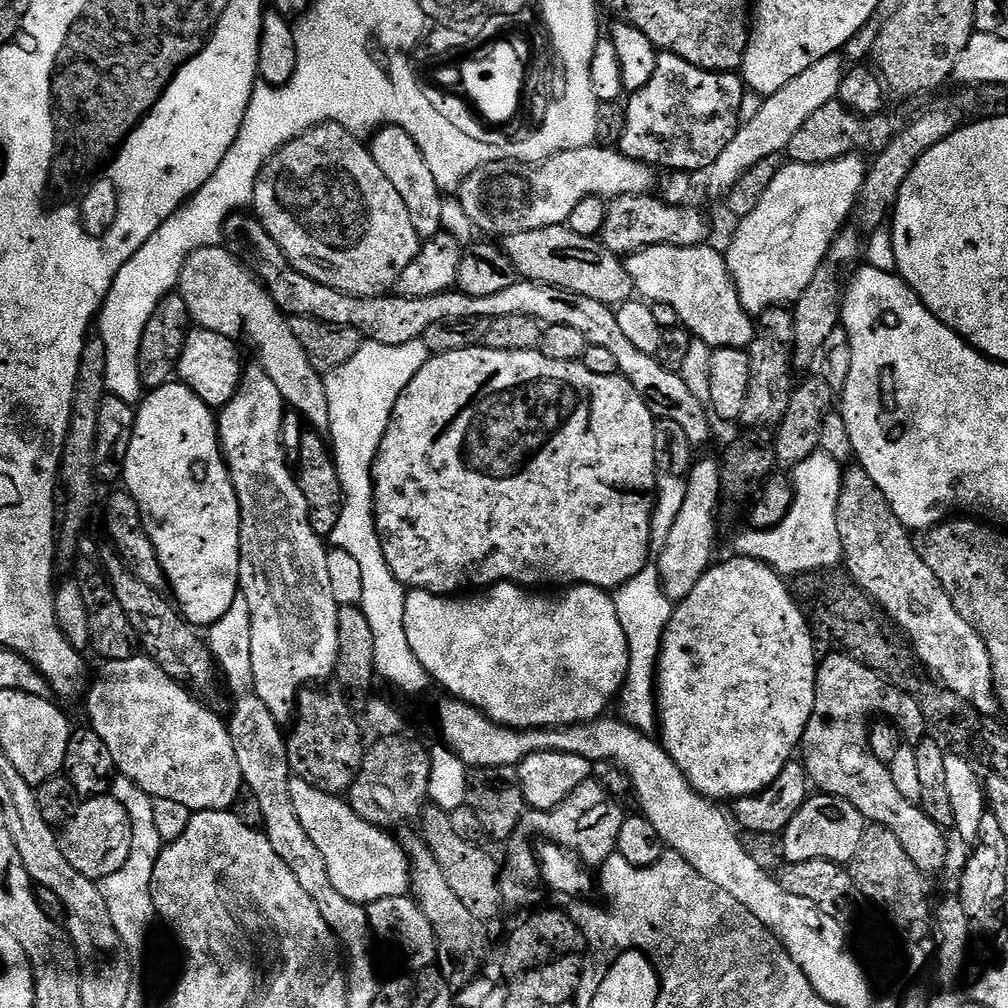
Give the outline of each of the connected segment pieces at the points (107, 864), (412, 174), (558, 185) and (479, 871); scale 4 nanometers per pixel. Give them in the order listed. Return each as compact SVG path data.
M93 796L81 803L79 810L63 825L58 836L60 853L70 862L78 874L97 882L105 880L110 874L122 870L126 858L130 858L132 845L132 823L126 806L111 796Z
M385 125L379 129L370 140L370 151L372 157L382 170L382 174L386 175L394 185L394 190L401 195L403 202L406 205L406 210L409 211L410 222L418 231L420 238L425 241L429 240L439 233L444 224L444 194L437 186L434 179L434 174L430 171L430 166L426 163L425 155L422 154L412 138L400 127Z
M593 146L579 148L578 150L566 150L548 160L525 162L522 160L491 160L483 164L478 170L471 172L460 183L458 197L460 196L460 208L464 216L476 228L489 232L489 237L505 238L522 231L540 230L543 227L558 227L567 225L570 214L583 199L591 196L613 198L620 195L645 195L651 193L653 169L647 164L640 164L637 160L631 160L623 152L616 148Z
M425 807L418 817L419 824L419 835L437 859L447 885L453 890L454 898L462 902L476 922L494 919L496 907L501 907L502 904L498 883L498 860L495 860L484 846L462 842L462 838L458 838L458 834L452 828L448 813L441 808Z

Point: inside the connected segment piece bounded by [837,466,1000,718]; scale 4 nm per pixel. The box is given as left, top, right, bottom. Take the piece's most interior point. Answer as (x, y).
(883, 561)

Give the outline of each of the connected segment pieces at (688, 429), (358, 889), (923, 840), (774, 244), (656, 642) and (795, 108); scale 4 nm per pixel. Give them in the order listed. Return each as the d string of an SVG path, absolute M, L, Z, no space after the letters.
M232 215L224 223L223 243L264 285L276 305L289 317L309 316L327 324L350 326L358 330L365 341L373 340L386 346L402 346L406 342L421 339L424 332L434 326L434 322L462 318L486 318L493 321L499 316L514 314L529 316L539 320L544 326L571 326L573 330L581 332L589 344L602 346L609 354L614 354L614 359L620 367L619 375L624 376L626 382L634 386L634 390L638 390L638 394L644 398L646 406L657 420L678 422L678 426L682 426L682 431L685 432L686 438L690 438L693 446L706 443L712 436L712 428L708 425L710 412L705 401L694 398L693 392L687 388L679 372L666 370L666 366L662 366L655 355L638 350L618 326L617 309L598 302L597 299L523 278L517 279L514 286L506 286L506 290L498 290L498 294L486 294L486 298L467 296L459 290L434 294L430 298L402 298L395 294L351 296L330 286L322 286L322 282L306 278L306 274L298 271L286 258L286 254L282 254L278 242L270 238L270 234L261 226L255 215Z
M292 778L290 779L290 802L294 802L294 814L298 814L298 822L302 822L302 830L306 830L306 834L310 834L310 842L318 846L318 854L322 854L322 862L326 862L330 882L334 882L334 890L338 890L343 900L367 906L378 902L378 898L403 896L409 891L411 866L403 843L398 840L396 842L392 834L385 829L376 828L370 822L358 818L358 814L354 814L354 810L348 805L347 799L318 790L305 780Z
M835 650L829 653L825 660L823 657L816 665L814 710L810 714L810 722L806 726L802 741L802 763L808 772L809 781L814 782L815 787L817 784L820 787L817 789L821 793L850 802L850 806L854 806L854 810L858 810L858 814L862 814L868 824L886 826L886 830L894 830L894 834L898 834L898 842L902 842L906 854L910 854L910 862L914 862L914 866L918 866L920 872L931 874L931 872L942 871L944 863L948 860L948 840L944 837L947 836L945 829L930 822L930 818L926 818L917 801L902 798L898 786L894 786L891 767L878 762L878 758L874 758L868 745L868 729L874 718L887 718L900 729L907 743L915 746L927 733L924 731L929 731L930 728L916 697L911 696L909 692L901 692L880 673L870 670L865 664L858 663L845 653Z
M859 155L843 156L825 164L785 163L777 172L774 182L766 186L762 202L750 210L737 224L736 233L726 247L728 272L732 275L738 298L749 316L759 318L771 308L795 305L802 298L806 286L814 282L818 266L826 258L834 238L849 223L848 215L853 215L858 197L864 188L865 161Z
M648 563L630 582L615 589L614 599L618 620L626 630L628 643L628 673L620 689L618 705L619 719L640 732L655 733L658 728L658 701L656 698L656 669L660 663L660 643L668 620L672 616L673 601L664 594L660 581L660 569L655 563Z
M836 53L819 59L805 73L798 74L794 82L786 82L782 90L764 97L762 110L750 122L741 124L730 146L718 154L718 162L714 162L707 173L708 184L714 191L726 194L755 164L771 156L779 157L790 146L790 138L802 130L806 118L822 110L822 106L831 100L837 99L846 71L846 63L841 58L843 57Z

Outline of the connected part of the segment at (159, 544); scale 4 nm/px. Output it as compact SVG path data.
M173 382L164 384L161 388L151 389L139 401L136 408L134 434L130 438L130 450L126 454L124 463L122 484L132 495L134 502L138 502L140 513L144 515L144 529L150 542L154 542L160 569L166 574L171 595L180 609L181 616L200 630L207 629L208 625L218 622L218 618L222 618L222 614L226 614L226 610L230 610L234 598L240 591L240 507L238 506L238 494L234 490L232 479L228 473L228 463L224 461L224 454L220 450L217 417L214 415L213 409L208 408L206 402L202 402L202 398L198 398L198 394L194 394L194 390L190 390L185 384Z

